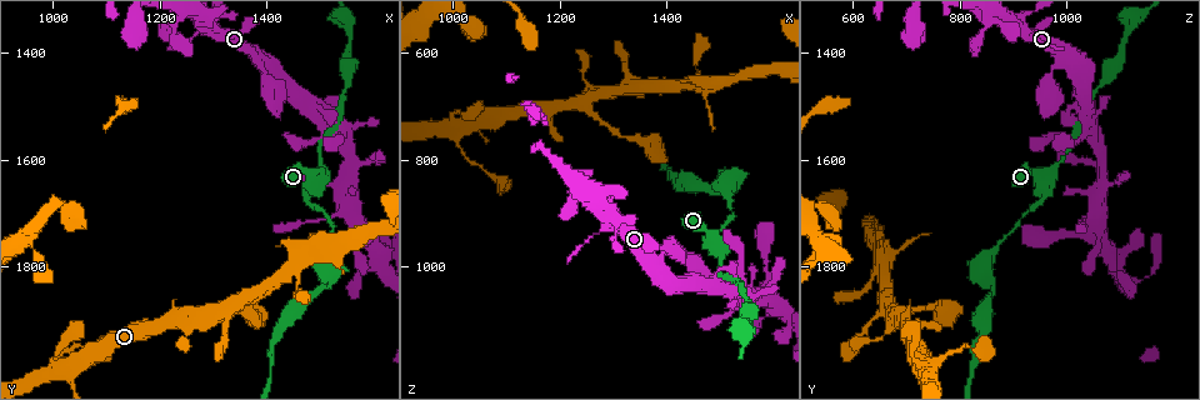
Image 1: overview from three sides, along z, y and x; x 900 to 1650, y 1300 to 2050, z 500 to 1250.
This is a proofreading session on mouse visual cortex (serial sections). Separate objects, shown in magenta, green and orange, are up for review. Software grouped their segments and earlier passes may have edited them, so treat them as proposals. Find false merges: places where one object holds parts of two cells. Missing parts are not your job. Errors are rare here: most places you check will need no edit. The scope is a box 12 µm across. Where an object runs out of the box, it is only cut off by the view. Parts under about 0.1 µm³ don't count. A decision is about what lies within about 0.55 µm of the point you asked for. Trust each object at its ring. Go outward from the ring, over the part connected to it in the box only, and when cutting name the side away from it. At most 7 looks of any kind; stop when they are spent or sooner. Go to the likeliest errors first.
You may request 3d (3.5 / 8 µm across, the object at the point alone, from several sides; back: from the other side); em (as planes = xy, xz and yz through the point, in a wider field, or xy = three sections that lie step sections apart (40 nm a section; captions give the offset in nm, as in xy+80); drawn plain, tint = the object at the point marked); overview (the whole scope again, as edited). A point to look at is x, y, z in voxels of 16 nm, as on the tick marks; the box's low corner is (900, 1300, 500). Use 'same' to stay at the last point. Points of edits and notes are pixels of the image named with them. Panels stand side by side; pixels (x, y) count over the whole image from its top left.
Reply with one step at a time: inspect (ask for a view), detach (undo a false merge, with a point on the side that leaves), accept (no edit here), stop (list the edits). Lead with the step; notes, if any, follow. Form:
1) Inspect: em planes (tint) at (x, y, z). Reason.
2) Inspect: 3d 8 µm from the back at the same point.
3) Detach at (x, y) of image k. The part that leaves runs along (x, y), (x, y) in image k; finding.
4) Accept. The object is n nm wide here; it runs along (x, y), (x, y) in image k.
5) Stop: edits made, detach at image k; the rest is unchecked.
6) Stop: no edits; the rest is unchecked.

Inspect: 3d 3.5 µm at (1495, 1625, 960). Three arms meet.

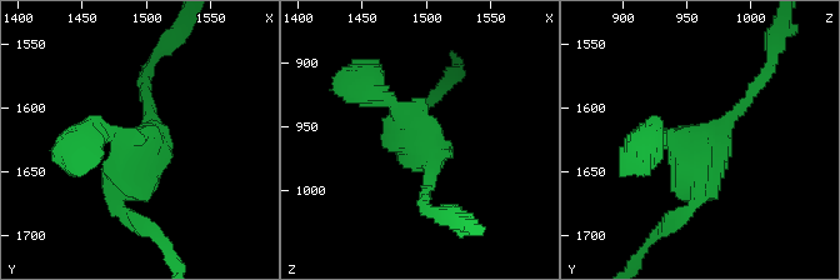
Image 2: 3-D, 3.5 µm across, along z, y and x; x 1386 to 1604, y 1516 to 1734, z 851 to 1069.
Inspect: em xy step 3 (tint) at (1498, 1628, 964). 3 arms meet here; the arms are 150, 250, 300 nm wide.

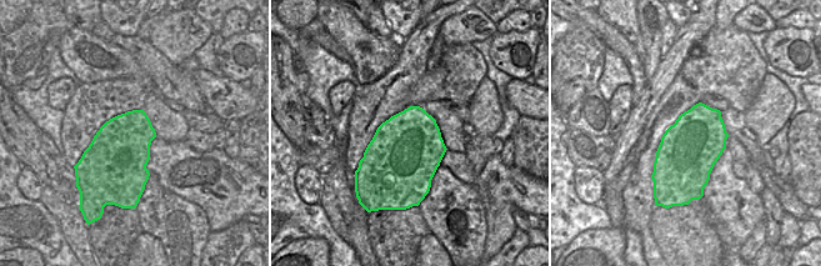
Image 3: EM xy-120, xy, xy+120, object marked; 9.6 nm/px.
Accept. It runs along (650, 140), (704, 144), (759, 83) in image 2; one cell here.

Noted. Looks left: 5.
Inspect: 3d 3.5 µm at (1515, 1810, 850). Sharp bend.

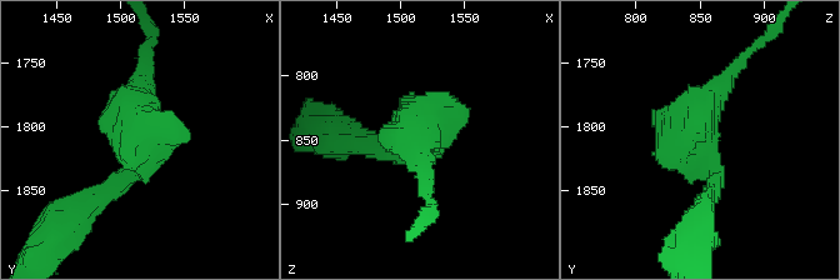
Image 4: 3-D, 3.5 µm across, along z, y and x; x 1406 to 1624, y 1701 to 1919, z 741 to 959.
Inspect: em xy step 1 (tint) at (1518, 1804, 844). Need the tissue.

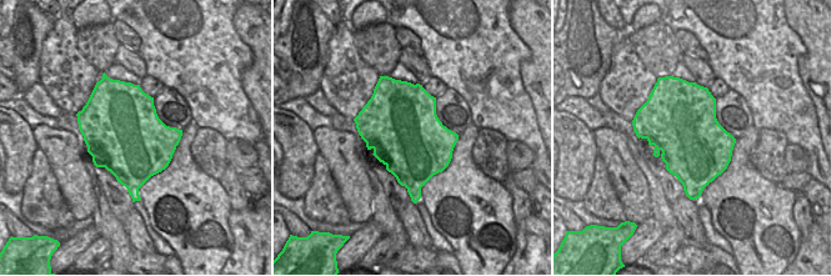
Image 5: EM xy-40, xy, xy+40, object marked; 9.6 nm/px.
Accept. It runs along (145, 65), (141, 156), (103, 195) in image 4; continuous, no second cell.

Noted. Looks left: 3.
Inspect: 3d 3.5 µm from the back at (1245, 1895, 690). Branch point.

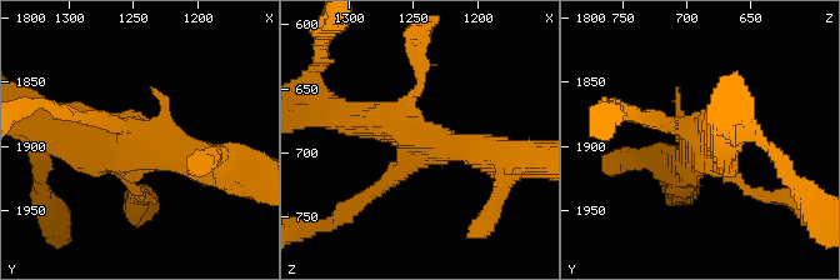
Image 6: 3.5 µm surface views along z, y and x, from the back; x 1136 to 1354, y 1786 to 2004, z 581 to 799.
Inspect: em xy step 5 (tint) at (1248, 1894, 690). Shape alone is not enough.

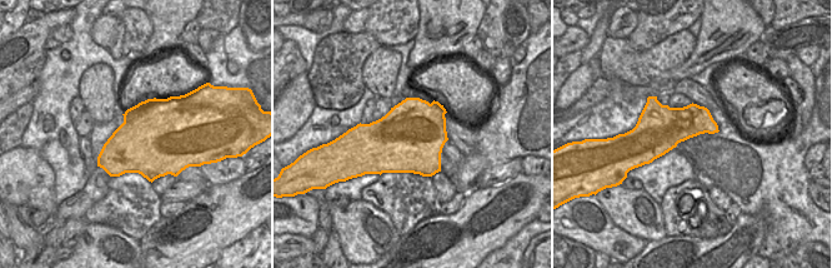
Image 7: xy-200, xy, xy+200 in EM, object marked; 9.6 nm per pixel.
Accept. It runs along (494, 154), (336, 115) in image 6; all the same cell.

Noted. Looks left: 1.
Stop: no edits; the rest is unchecked.

